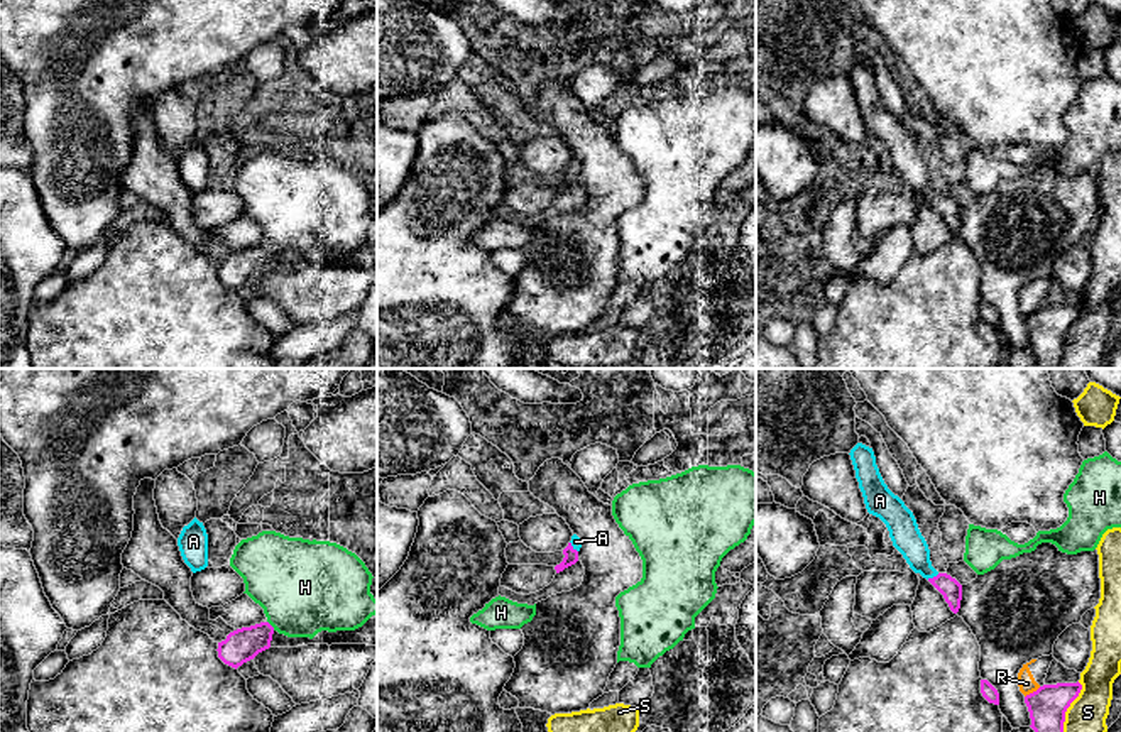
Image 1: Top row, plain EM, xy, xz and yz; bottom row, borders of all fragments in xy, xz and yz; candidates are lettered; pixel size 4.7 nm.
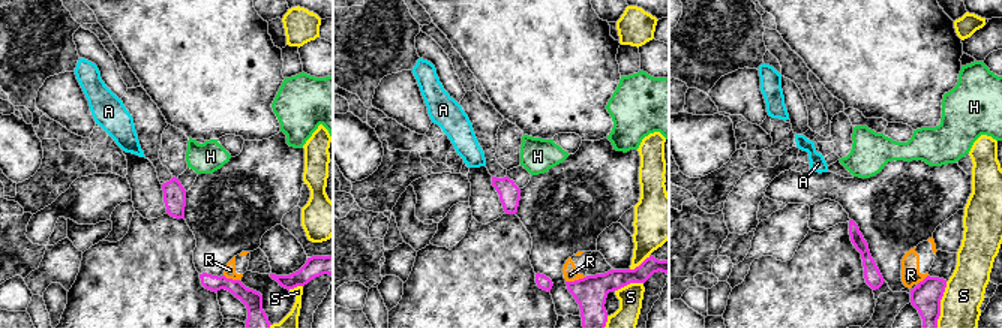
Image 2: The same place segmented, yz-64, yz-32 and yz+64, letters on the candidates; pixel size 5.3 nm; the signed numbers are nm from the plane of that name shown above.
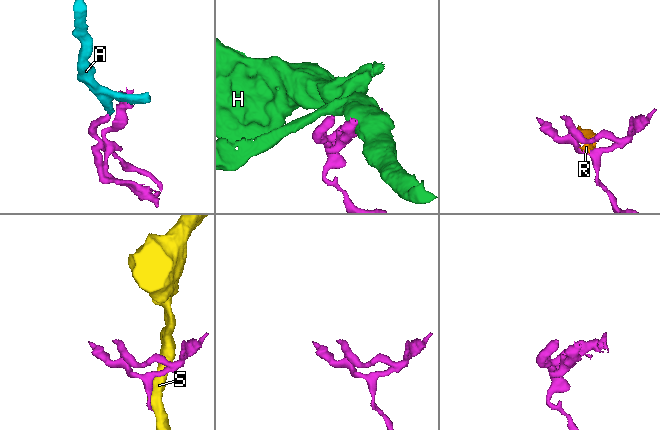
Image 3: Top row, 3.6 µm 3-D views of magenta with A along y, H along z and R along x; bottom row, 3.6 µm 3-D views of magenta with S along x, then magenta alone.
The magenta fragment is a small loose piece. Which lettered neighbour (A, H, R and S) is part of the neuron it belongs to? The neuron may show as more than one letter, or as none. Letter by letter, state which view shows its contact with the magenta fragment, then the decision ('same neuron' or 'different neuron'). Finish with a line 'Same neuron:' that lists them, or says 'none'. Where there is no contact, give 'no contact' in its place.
A: contact in yz; same neuron
H: contact in xy; different neuron
R: contact in yz; different neuron
S: contact in yz; different neuron
Same neuron: A

